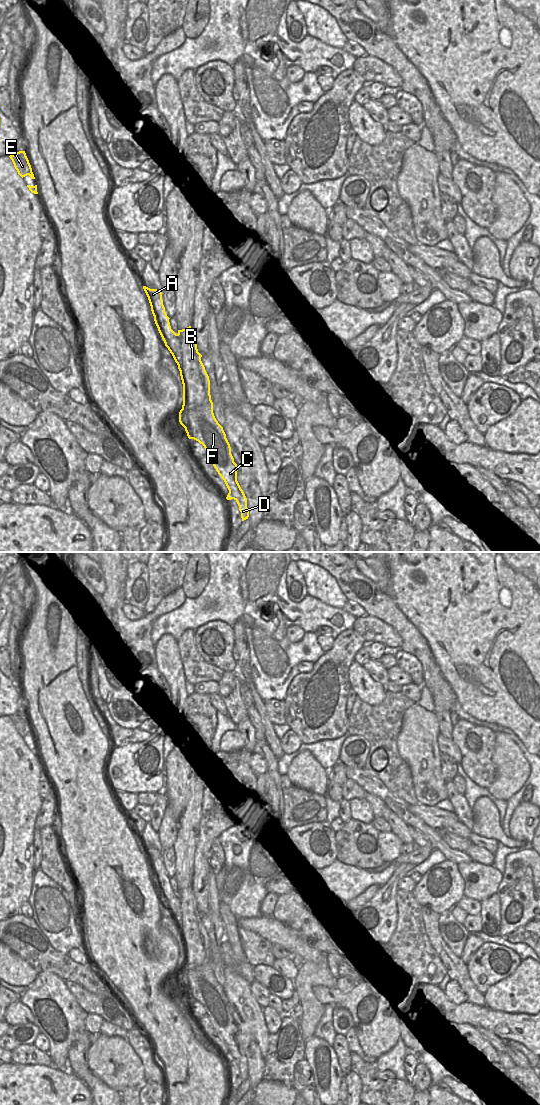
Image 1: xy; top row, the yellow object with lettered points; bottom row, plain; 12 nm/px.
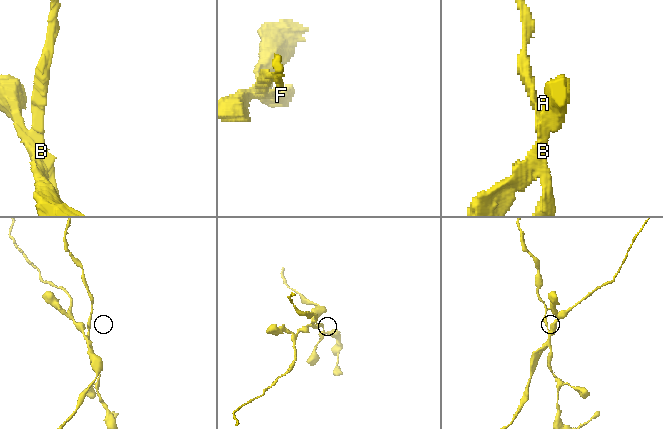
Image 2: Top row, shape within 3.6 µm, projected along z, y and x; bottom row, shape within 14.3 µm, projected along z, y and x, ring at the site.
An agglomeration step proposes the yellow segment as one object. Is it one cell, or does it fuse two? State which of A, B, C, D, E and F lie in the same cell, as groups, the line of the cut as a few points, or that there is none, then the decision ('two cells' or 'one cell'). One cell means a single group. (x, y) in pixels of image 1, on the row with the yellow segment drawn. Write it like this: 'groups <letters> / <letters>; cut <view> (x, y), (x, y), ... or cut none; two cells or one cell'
groups A E / B C D F; cut xy (178, 333), (181, 360), (177, 364); two cells

